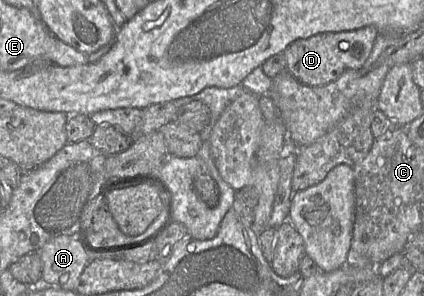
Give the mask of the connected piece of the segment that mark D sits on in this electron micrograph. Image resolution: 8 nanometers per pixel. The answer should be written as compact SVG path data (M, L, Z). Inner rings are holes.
M366 26L351 31L320 33L308 39L297 40L283 52L286 59L285 70L304 85L327 85L348 70L363 68L378 35L379 31L375 26Z

